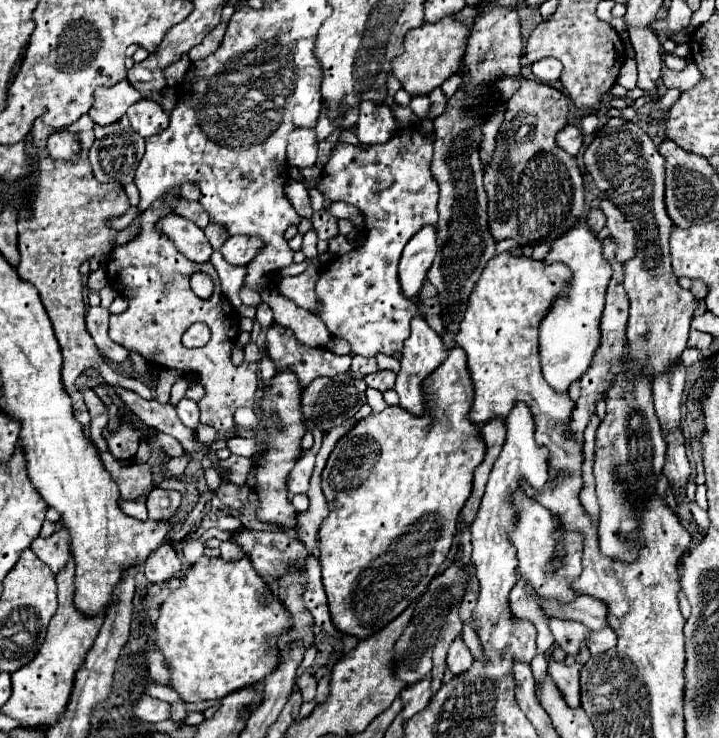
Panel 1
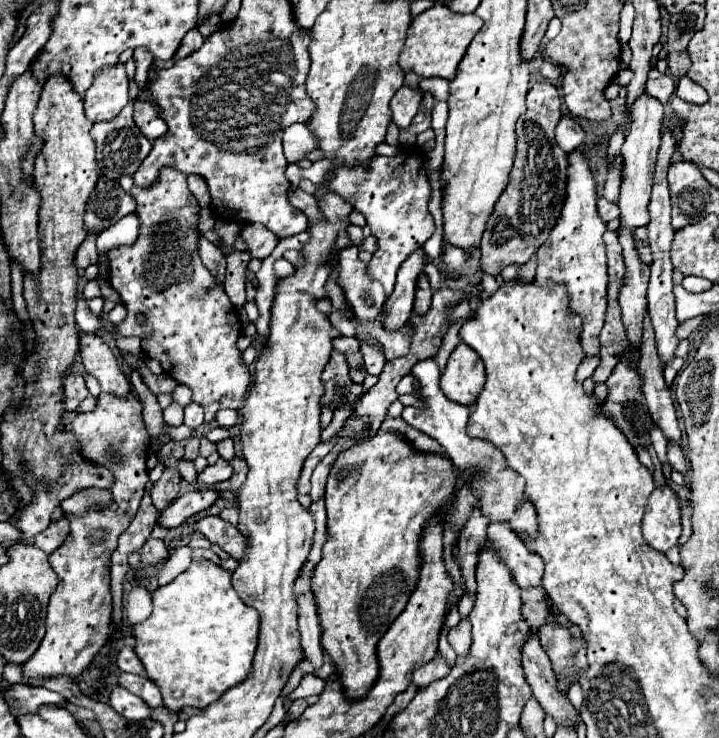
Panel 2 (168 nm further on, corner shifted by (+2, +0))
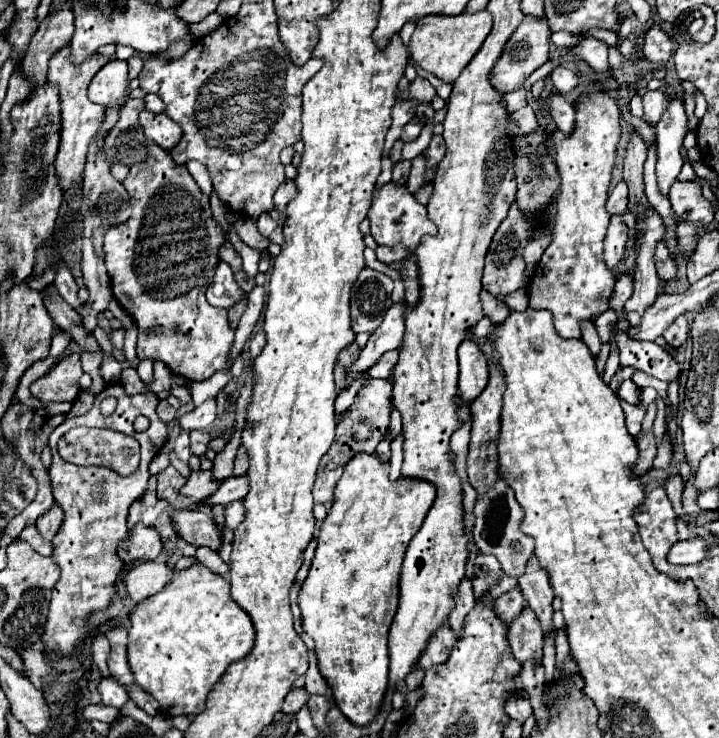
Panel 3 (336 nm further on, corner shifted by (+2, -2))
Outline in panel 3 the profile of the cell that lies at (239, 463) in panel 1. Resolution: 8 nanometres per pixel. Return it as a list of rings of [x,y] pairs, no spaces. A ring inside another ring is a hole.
[[[192,471],[186,485],[180,489],[180,493],[194,501],[204,501],[216,489],[218,489],[218,481],[212,479],[212,471]]]

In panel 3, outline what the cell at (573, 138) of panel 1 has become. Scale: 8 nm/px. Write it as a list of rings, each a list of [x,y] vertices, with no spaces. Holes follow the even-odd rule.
[[[550,95],[546,101],[548,113],[554,119],[556,127],[564,133],[572,133],[574,129],[574,105],[568,103],[562,95]]]

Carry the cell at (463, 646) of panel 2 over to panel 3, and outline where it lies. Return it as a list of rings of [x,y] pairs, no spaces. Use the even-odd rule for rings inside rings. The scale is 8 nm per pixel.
[[[468,577],[462,579],[462,583],[458,587],[458,593],[454,595],[454,603],[456,603],[456,607],[452,609],[452,615],[448,617],[448,621],[452,625],[452,631],[456,635],[460,635],[462,633],[462,625],[464,625],[464,617],[472,611],[474,603],[476,603],[474,601],[474,593],[472,593],[472,581]]]

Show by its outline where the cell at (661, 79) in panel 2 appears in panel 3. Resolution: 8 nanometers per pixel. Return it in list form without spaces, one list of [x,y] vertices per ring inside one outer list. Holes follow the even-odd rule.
[[[646,91],[642,97],[642,103],[644,103],[644,117],[642,119],[648,125],[656,125],[662,117],[664,105],[668,105],[668,99],[662,91]]]

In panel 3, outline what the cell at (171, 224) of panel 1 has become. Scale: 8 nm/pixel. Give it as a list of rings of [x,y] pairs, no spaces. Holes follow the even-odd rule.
[[[220,263],[216,269],[216,275],[206,291],[206,299],[210,305],[214,307],[222,307],[222,309],[230,309],[236,303],[240,303],[246,297],[246,293],[240,289],[240,285],[234,281],[232,269],[228,263]]]

